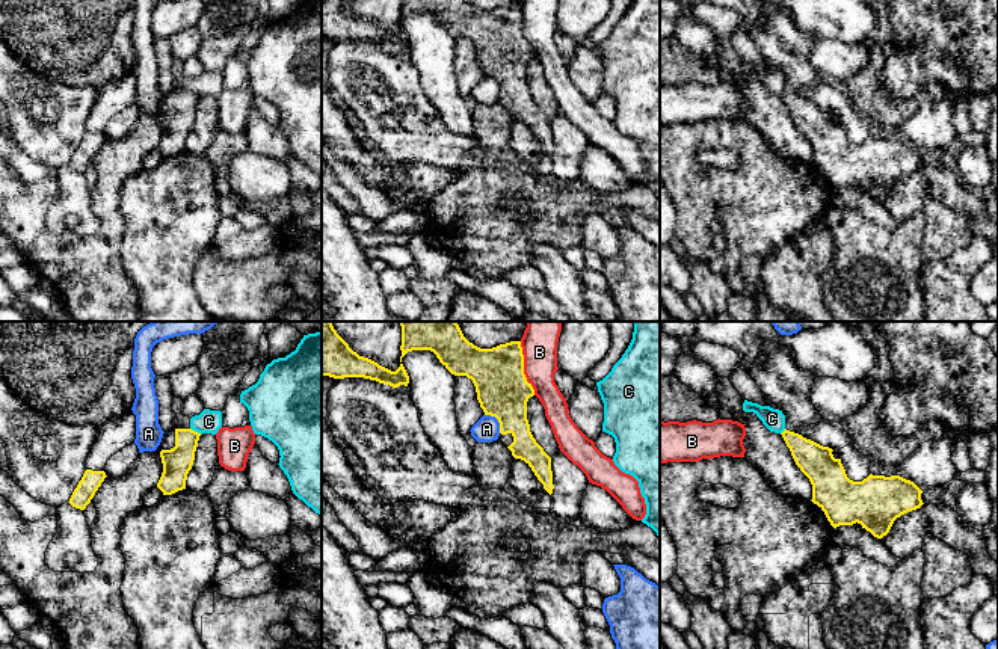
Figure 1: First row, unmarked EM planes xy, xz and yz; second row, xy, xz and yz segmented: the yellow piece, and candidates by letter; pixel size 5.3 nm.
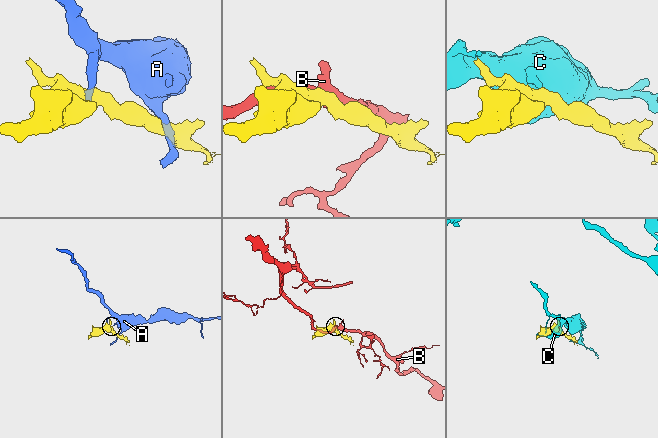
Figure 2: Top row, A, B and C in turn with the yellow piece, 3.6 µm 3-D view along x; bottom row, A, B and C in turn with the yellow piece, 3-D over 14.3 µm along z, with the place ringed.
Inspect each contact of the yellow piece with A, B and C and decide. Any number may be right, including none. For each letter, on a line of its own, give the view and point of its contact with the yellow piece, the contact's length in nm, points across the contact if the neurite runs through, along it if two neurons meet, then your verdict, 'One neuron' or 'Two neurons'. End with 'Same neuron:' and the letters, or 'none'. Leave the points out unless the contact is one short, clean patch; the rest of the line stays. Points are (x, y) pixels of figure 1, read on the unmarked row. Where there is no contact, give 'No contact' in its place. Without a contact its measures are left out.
A: Touches yellow at xz (497, 80). Shared border 130 nm. Two neurons
B: Touches yellow at xz (523, 30). Shared border 300 nm. Two neurons
C: Touches yellow at xy (197, 94). Shared border 70 nm. Boundary: xy (190, 89), (201, 95). Two neurons
Same neuron: none

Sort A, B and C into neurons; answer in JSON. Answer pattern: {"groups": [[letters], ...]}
{"groups": [["A"], ["B"], ["C"]]}

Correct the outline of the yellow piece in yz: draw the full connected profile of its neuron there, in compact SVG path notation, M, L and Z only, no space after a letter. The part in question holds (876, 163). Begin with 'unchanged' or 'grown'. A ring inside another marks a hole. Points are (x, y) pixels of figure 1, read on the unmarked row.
unchanged; M787 91L781 97L812 146L811 163L824 174L833 190L858 184L882 201L897 180L924 166L923 152L910 142L870 136L862 143L853 143L832 110Z

